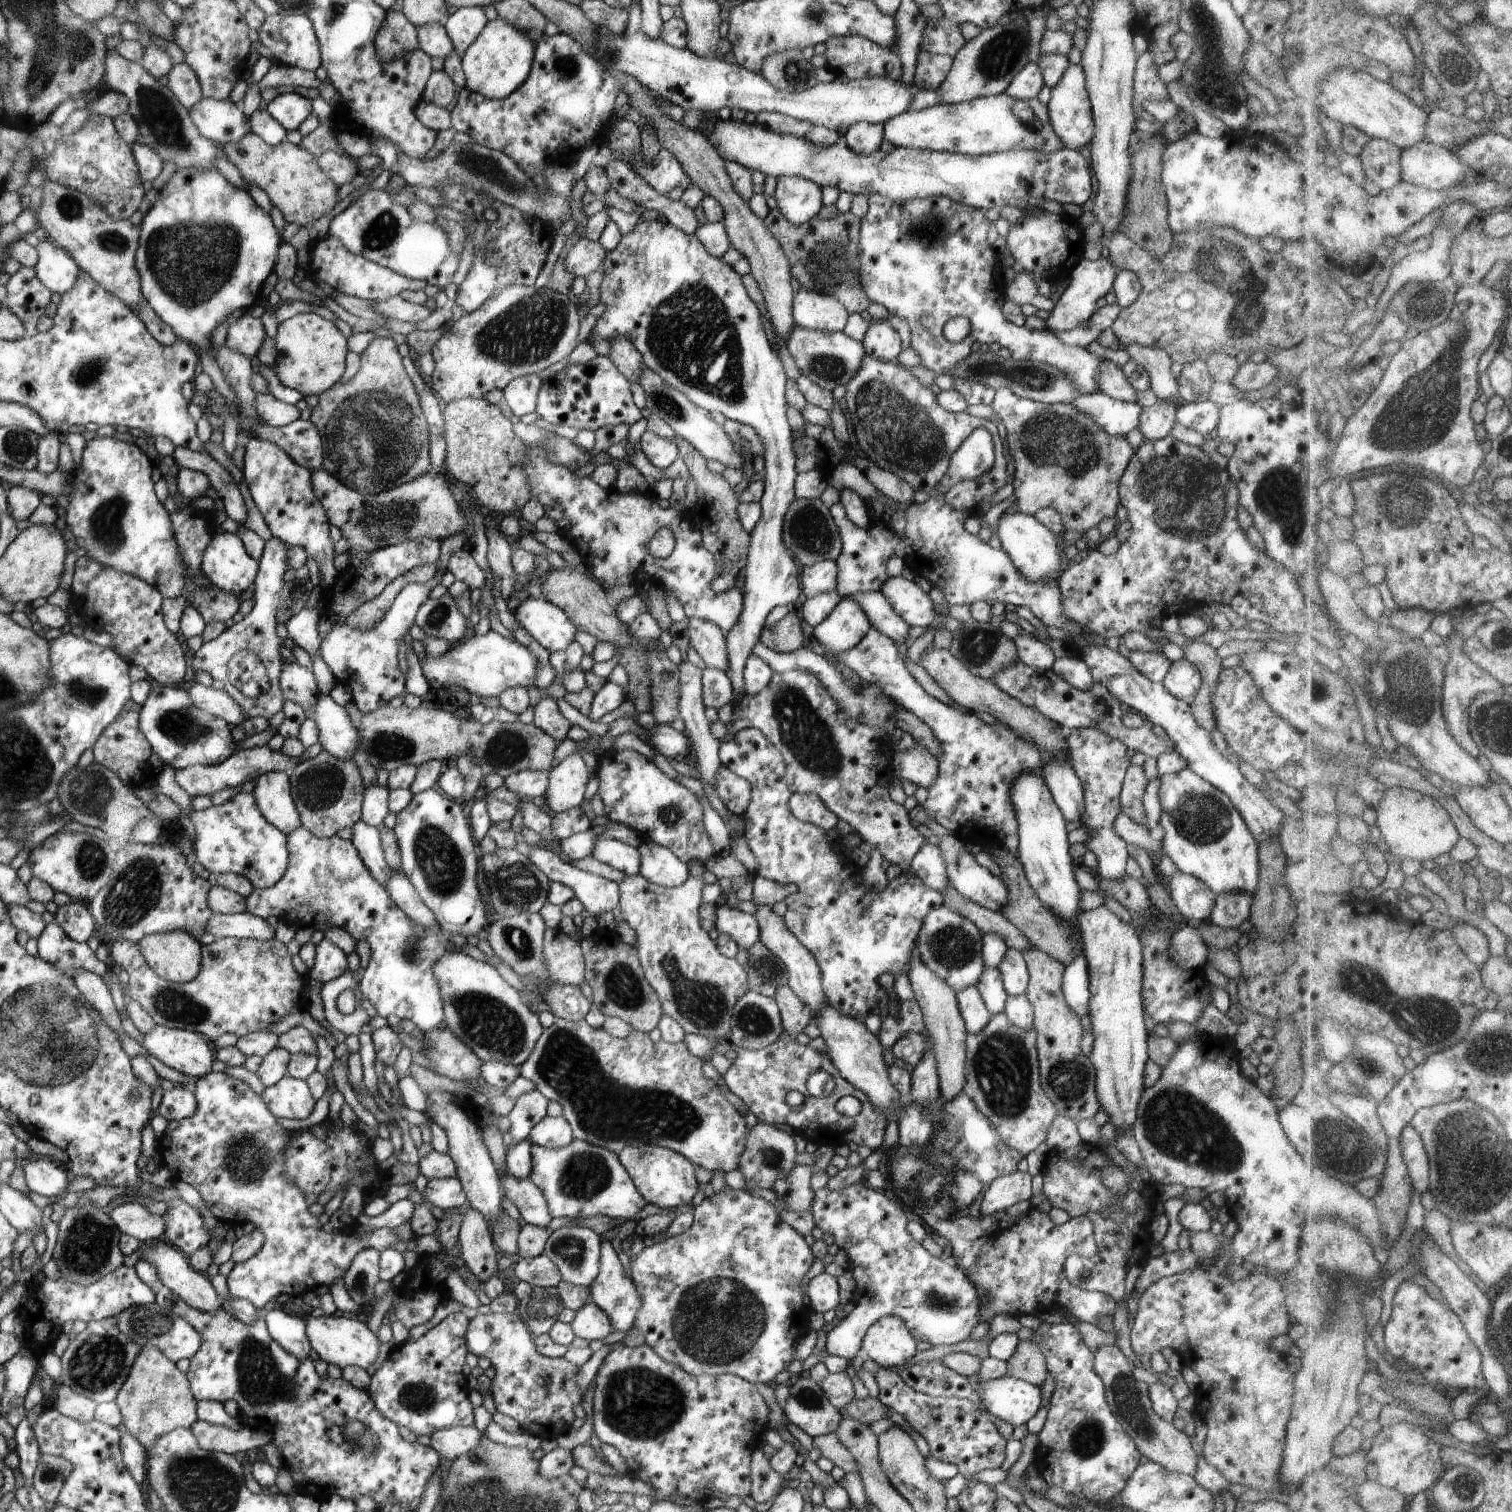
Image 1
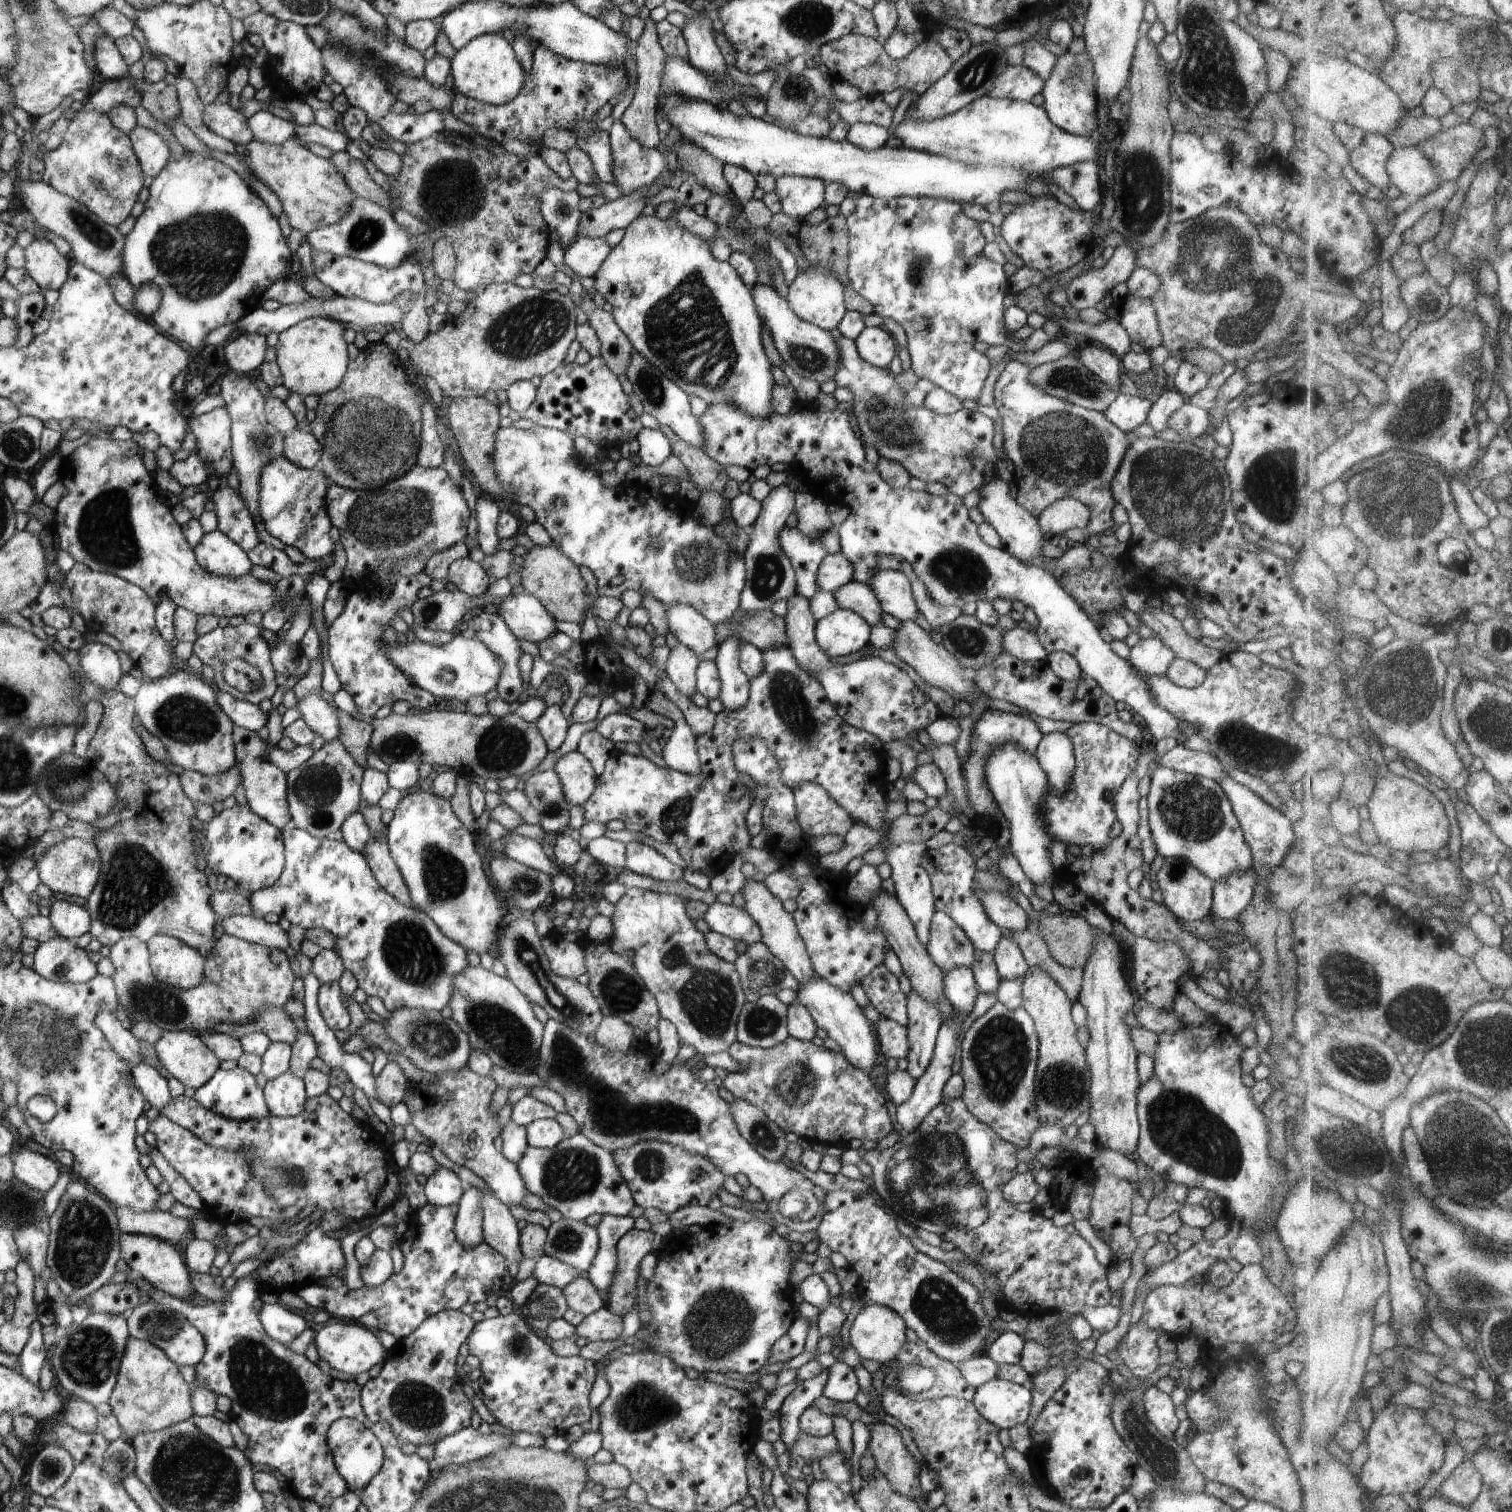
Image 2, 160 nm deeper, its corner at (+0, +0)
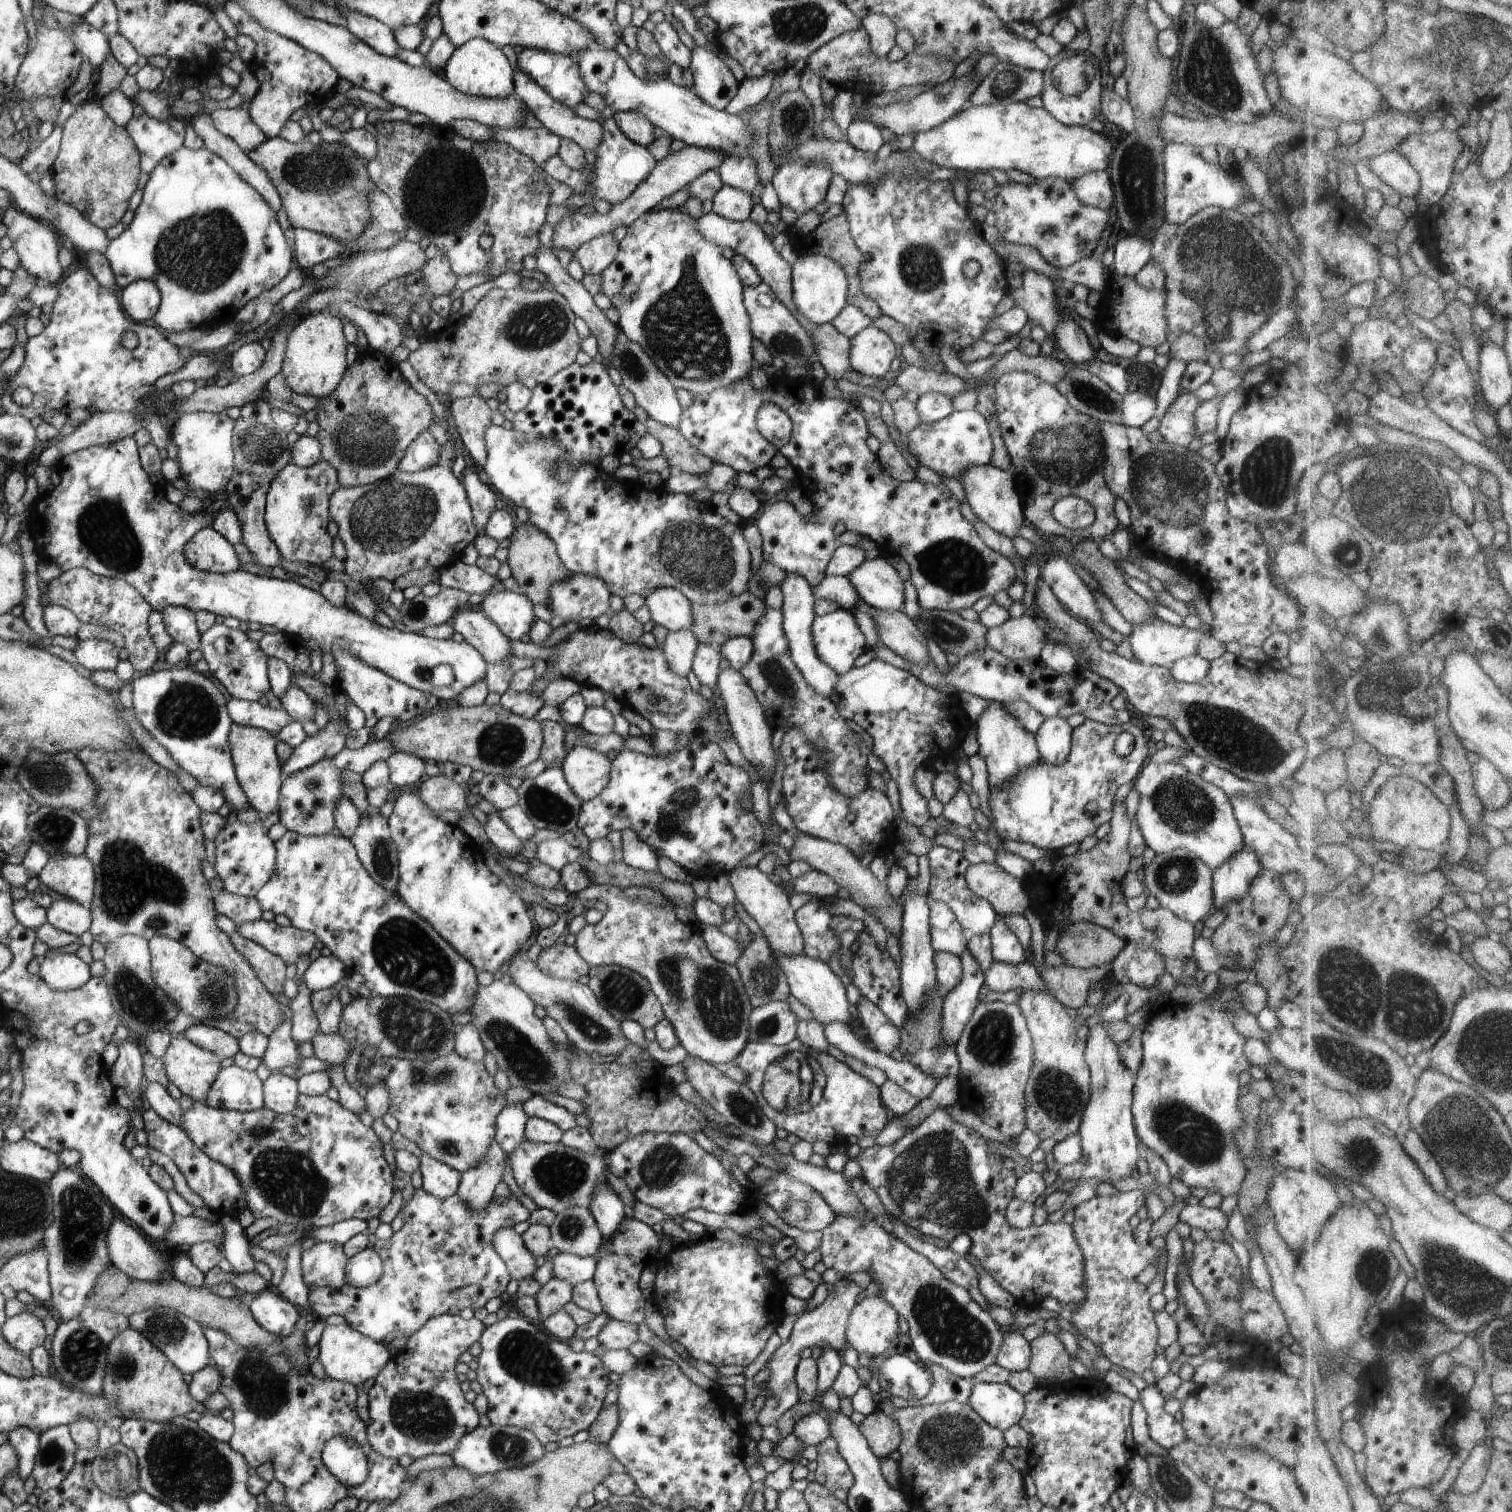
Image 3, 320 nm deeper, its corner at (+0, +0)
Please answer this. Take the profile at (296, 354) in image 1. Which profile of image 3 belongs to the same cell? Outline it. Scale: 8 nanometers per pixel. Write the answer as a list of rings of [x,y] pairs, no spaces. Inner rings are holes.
[[[323,310],[308,314],[286,338],[286,351],[281,374],[286,378],[286,384],[293,393],[324,398],[337,391],[345,373],[348,371],[346,362],[348,342],[342,334],[340,318],[330,311]]]

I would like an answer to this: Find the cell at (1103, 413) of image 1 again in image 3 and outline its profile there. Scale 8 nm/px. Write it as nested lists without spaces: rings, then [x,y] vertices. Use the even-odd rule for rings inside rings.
[[[1128,391],[1122,398],[1122,425],[1141,428],[1156,415],[1155,398],[1140,391]]]

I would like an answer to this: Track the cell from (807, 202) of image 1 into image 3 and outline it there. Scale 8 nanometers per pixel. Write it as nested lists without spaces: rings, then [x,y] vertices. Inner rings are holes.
[[[790,160],[777,168],[771,184],[778,194],[780,203],[800,216],[808,211],[813,211],[825,200],[833,177],[832,170],[828,170],[828,166],[823,162],[810,164],[806,160]]]

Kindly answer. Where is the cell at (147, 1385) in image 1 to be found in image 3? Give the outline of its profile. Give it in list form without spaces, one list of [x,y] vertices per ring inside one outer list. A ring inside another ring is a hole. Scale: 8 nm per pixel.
[[[129,1327],[110,1342],[104,1396],[117,1404],[118,1412],[126,1419],[168,1422],[186,1412],[203,1414],[207,1408],[196,1402],[190,1394],[182,1372],[140,1332]]]

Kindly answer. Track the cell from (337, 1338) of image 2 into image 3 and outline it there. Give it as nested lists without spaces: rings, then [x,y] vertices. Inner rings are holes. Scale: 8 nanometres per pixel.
[[[350,1324],[339,1326],[326,1325],[318,1346],[320,1348],[318,1361],[322,1363],[327,1377],[336,1381],[348,1382],[348,1384],[354,1386],[364,1384],[370,1378],[377,1379],[382,1368],[385,1368],[386,1364],[389,1364],[392,1359],[388,1348],[382,1342],[372,1340],[372,1338],[365,1336],[364,1333],[358,1332]]]

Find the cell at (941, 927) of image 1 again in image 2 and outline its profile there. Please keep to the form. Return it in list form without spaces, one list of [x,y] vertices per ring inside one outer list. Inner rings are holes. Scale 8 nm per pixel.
[[[934,912],[930,926],[928,955],[944,972],[956,967],[972,967],[976,950],[964,930],[948,914]]]

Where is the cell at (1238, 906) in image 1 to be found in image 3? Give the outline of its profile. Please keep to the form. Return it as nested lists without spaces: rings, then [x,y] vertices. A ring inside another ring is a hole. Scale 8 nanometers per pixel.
[[[1244,846],[1240,854],[1234,854],[1226,864],[1213,871],[1213,900],[1216,910],[1226,911],[1226,904],[1240,900],[1250,889],[1254,878],[1261,874],[1258,856]]]

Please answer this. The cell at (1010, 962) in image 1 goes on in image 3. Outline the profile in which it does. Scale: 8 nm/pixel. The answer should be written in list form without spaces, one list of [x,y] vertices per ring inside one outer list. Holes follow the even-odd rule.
[[[1001,916],[994,928],[990,930],[992,957],[996,962],[1004,964],[1022,964],[1026,961],[1026,955],[1022,942],[1010,931],[1010,928],[1002,922]]]

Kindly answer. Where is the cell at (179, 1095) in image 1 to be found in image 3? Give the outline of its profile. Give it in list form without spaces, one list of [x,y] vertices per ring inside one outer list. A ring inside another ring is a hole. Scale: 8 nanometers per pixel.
[[[326,1094],[317,1096],[301,1095],[297,1102],[297,1107],[288,1114],[277,1114],[265,1107],[250,1112],[230,1111],[220,1108],[211,1108],[204,1102],[194,1101],[188,1110],[183,1111],[184,1124],[182,1129],[192,1138],[194,1145],[204,1150],[206,1154],[213,1158],[214,1161],[220,1164],[228,1165],[234,1170],[234,1173],[240,1178],[242,1185],[246,1190],[246,1201],[249,1202],[249,1210],[254,1215],[255,1219],[270,1217],[276,1220],[277,1223],[292,1224],[300,1231],[307,1229],[326,1227],[337,1224],[346,1219],[361,1219],[364,1222],[378,1217],[378,1214],[390,1204],[392,1194],[394,1194],[394,1184],[392,1184],[392,1168],[390,1164],[384,1160],[382,1156],[382,1144],[378,1140],[378,1136],[374,1134],[372,1128],[366,1128],[364,1124],[360,1124],[358,1115],[352,1114],[348,1110],[344,1110],[342,1104],[338,1101],[330,1100]]]

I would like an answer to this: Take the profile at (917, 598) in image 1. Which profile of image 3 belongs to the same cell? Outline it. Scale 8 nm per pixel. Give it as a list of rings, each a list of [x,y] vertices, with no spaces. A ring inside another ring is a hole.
[[[885,555],[866,560],[847,578],[858,590],[865,609],[896,612],[904,606],[904,581]]]

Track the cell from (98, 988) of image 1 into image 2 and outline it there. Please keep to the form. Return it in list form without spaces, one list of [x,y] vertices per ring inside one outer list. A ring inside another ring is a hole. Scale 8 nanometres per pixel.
[[[102,1008],[102,1011],[98,1012],[96,1026],[130,1067],[143,1063],[140,1041],[132,1035],[131,1030],[126,1030],[122,1026],[114,1012]]]

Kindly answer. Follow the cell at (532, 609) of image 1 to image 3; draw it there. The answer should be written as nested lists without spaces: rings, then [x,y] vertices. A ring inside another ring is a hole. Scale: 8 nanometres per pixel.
[[[506,590],[492,591],[482,600],[479,608],[502,630],[504,636],[514,642],[528,634],[530,628],[534,628],[534,622],[538,620],[530,598]]]

